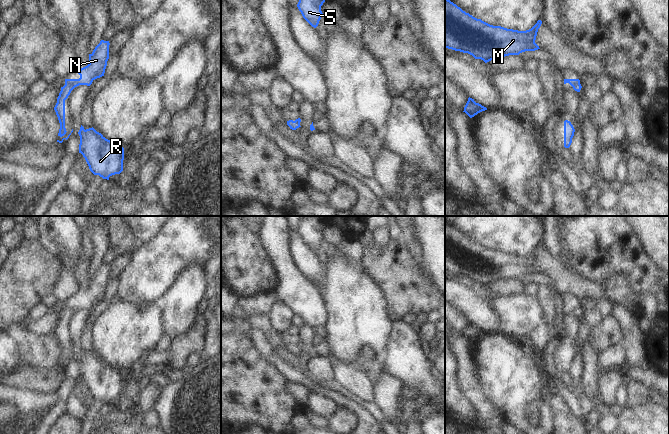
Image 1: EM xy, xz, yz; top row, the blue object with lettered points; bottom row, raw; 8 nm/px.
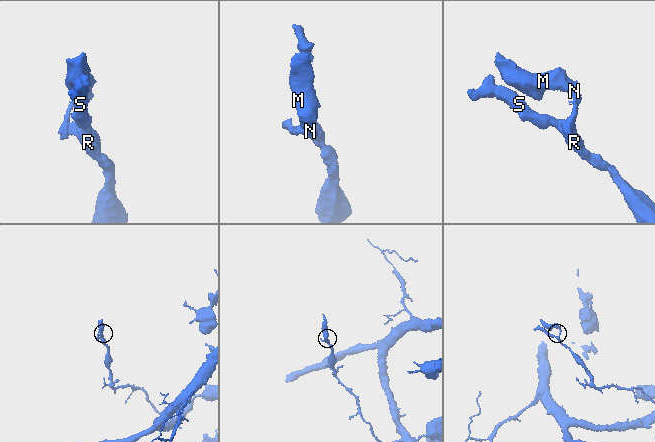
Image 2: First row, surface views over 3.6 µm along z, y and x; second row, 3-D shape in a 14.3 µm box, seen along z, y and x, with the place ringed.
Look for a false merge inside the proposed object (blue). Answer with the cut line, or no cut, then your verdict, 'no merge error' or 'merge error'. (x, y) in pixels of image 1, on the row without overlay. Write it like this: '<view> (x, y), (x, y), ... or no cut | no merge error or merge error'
xy (65, 308), (74, 311) | merge error

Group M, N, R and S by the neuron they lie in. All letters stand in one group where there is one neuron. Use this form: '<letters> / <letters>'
M N / R S

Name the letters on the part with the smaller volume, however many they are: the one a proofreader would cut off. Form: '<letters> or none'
M, N

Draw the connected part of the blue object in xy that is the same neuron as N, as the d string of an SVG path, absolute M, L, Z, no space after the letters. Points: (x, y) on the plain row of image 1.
M101 264L93 276L89 278L89 288L77 294L79 303L65 303L65 309L77 311L79 309L90 310L92 306L104 300L107 285L109 283L109 265Z

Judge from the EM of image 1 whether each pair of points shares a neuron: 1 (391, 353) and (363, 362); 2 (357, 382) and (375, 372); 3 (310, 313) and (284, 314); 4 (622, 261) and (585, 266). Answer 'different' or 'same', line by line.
1: different
2: different
3: different
4: same

